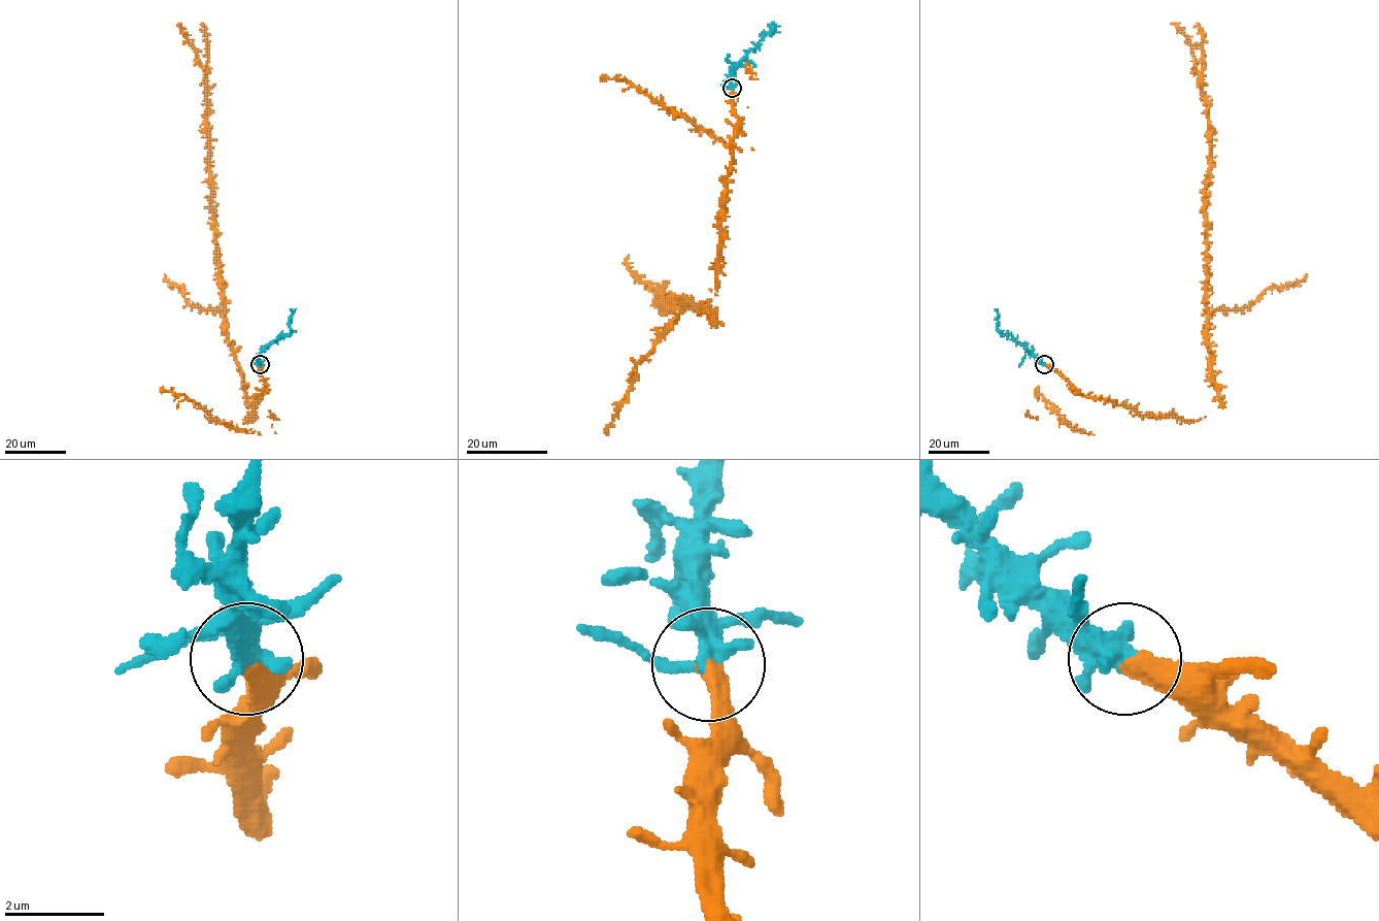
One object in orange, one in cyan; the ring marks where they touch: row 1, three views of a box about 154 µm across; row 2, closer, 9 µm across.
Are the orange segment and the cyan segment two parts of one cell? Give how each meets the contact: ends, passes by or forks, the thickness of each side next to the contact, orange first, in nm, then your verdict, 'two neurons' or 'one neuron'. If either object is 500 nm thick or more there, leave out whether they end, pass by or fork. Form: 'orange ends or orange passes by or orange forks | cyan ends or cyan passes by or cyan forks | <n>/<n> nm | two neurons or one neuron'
orange ends | cyan forks | 400/300 nm | one neuron

